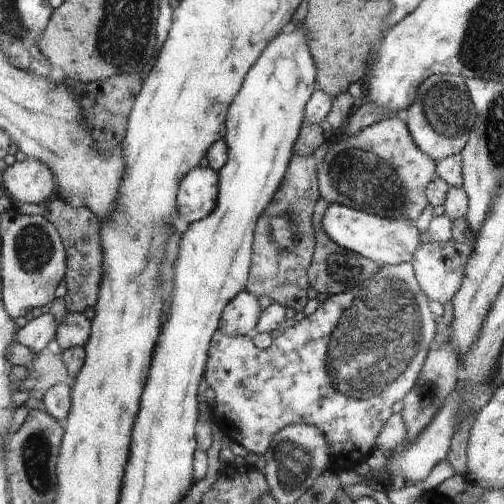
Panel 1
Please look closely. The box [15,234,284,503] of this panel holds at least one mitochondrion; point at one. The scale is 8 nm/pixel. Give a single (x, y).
(36, 452)

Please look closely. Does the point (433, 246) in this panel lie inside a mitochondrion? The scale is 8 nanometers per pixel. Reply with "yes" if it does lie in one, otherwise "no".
no

